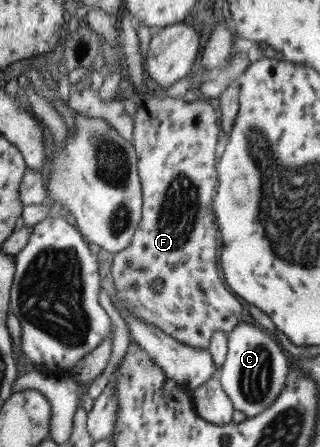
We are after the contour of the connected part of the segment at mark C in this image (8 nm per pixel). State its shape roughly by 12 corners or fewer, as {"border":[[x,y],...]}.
{"border":[[239,321],[217,378],[245,418],[285,385],[289,358],[273,335]]}

